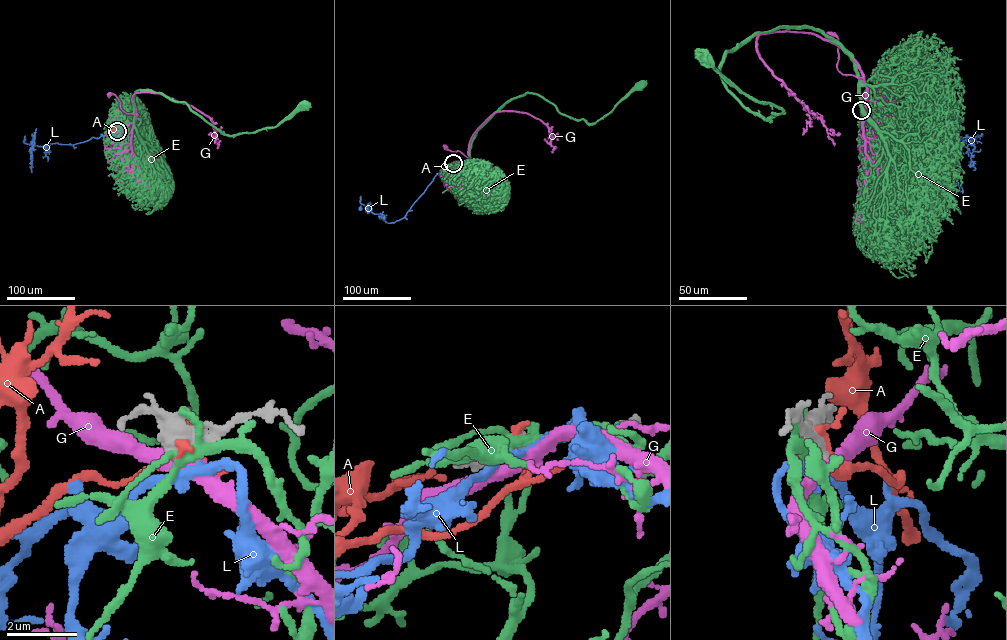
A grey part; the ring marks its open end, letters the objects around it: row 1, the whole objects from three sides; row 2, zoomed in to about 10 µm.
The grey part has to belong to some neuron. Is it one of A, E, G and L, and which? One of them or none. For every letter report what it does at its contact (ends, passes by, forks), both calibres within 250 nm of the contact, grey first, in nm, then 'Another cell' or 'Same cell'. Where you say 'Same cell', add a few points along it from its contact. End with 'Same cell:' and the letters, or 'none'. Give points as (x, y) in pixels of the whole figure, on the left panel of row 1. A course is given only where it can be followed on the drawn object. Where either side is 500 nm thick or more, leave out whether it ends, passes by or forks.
A: Thickness 550 nm (grey) against 200 nm. Another cell
E: Thickness 550 nm (grey) against 240 nm. Another cell
G: It passes by. Thickness 480 nm (grey) against 360 nm. Another cell
L: It passes by. Thickness 440 nm (grey) against 240 nm. Same cell. Its course: (117, 131), (71, 145), (33, 145), (25, 143), (25, 136), (24, 141)
Same cell: L

